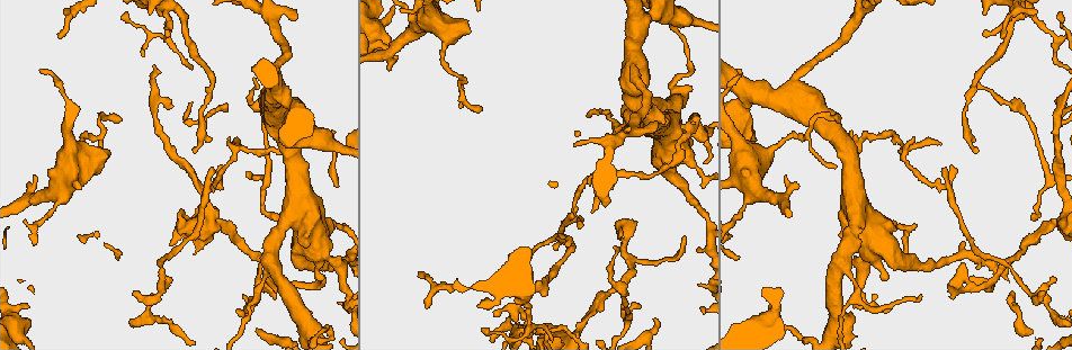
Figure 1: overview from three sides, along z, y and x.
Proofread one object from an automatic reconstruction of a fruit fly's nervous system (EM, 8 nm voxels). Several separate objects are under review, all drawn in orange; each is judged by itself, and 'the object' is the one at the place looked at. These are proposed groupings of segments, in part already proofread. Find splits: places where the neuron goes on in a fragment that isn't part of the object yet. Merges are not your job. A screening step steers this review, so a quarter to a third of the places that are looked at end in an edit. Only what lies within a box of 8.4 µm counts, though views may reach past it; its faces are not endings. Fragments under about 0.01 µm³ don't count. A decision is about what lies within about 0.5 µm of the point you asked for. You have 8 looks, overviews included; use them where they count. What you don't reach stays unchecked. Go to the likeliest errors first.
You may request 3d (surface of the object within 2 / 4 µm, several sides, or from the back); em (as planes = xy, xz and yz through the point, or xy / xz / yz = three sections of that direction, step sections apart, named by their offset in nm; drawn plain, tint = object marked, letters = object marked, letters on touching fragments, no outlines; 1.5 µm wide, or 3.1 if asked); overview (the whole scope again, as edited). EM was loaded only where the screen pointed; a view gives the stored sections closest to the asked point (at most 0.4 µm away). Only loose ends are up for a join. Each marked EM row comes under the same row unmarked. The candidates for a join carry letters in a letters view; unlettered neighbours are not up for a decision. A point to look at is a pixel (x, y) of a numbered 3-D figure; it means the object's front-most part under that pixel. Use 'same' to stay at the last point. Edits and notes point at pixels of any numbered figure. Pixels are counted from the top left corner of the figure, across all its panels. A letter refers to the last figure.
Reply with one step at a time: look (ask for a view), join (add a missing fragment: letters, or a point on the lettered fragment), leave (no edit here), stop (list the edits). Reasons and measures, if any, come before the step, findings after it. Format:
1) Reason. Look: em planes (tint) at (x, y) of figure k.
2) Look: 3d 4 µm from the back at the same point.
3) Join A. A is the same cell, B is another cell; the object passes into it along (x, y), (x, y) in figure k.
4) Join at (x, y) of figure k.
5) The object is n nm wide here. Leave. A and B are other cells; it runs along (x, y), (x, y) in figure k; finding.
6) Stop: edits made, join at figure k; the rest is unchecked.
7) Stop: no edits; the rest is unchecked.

Tapers out. Look: em planes (letters) at (1030, 217) of figure 1.

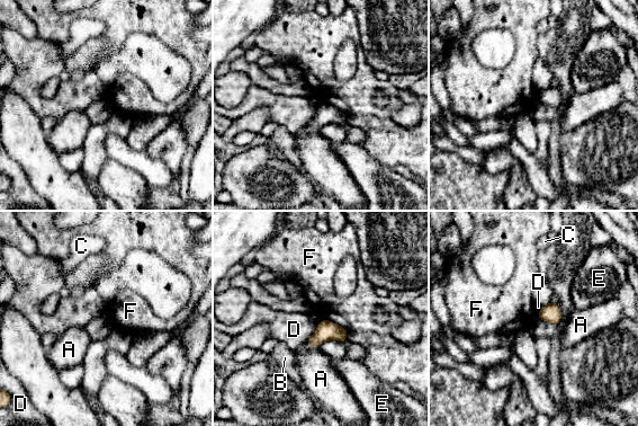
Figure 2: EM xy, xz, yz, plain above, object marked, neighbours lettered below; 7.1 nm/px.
Leave. A, B, C, D, E and F are other cells; a border runs along (321, 318), (329, 319), (348, 331) in figure 2; no lettered fragment goes on from it.

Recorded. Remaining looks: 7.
Free end. Look: 3d 4 µm at (135, 292) of figure 1.

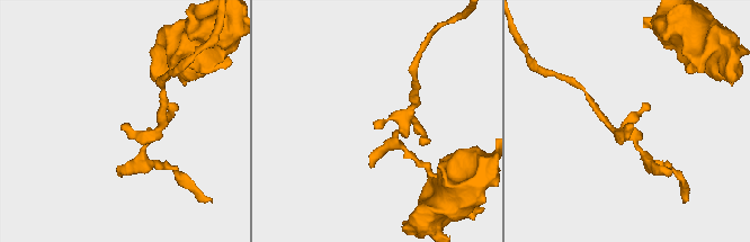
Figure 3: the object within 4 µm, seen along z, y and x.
Need the tissue. Look: em planes (letters) at (123, 127) of figure 3.

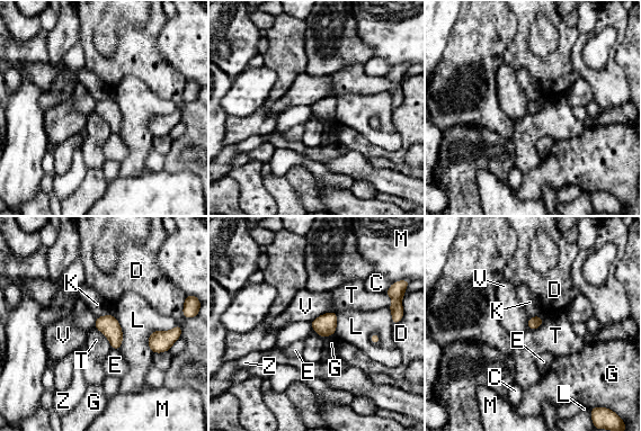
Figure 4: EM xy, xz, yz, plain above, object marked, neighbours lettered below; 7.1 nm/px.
Leave. C, D, E, G, K, L, M, T, V and Z are other cells; a border runs along (95, 328), (108, 340), (112, 348) in figure 4; none of them fits.

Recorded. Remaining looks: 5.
Tapers out. Look: 3d 4 µm at (274, 296) of figure 1.

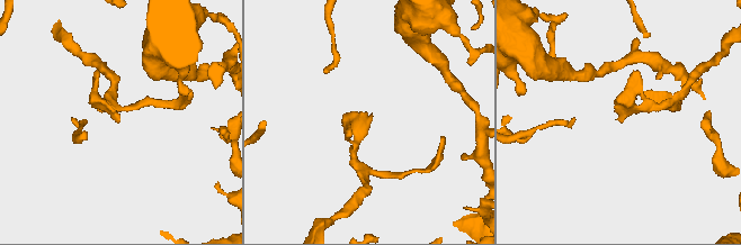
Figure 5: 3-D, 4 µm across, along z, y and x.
Look: em planes (letters) at (118, 122) of figure 5.

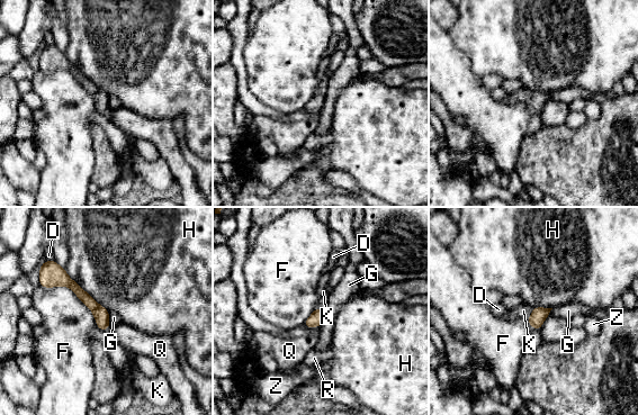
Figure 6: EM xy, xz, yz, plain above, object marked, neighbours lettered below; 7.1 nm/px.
Join K. K is the same cell, D, F, G, H, Q, R and Z are other cells; the object passes into it along (538, 315), (531, 314), (523, 310) in figure 6; it goes on there.

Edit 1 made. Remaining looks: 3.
Stop: edits made, join at figure 6; the rest is unchecked.

